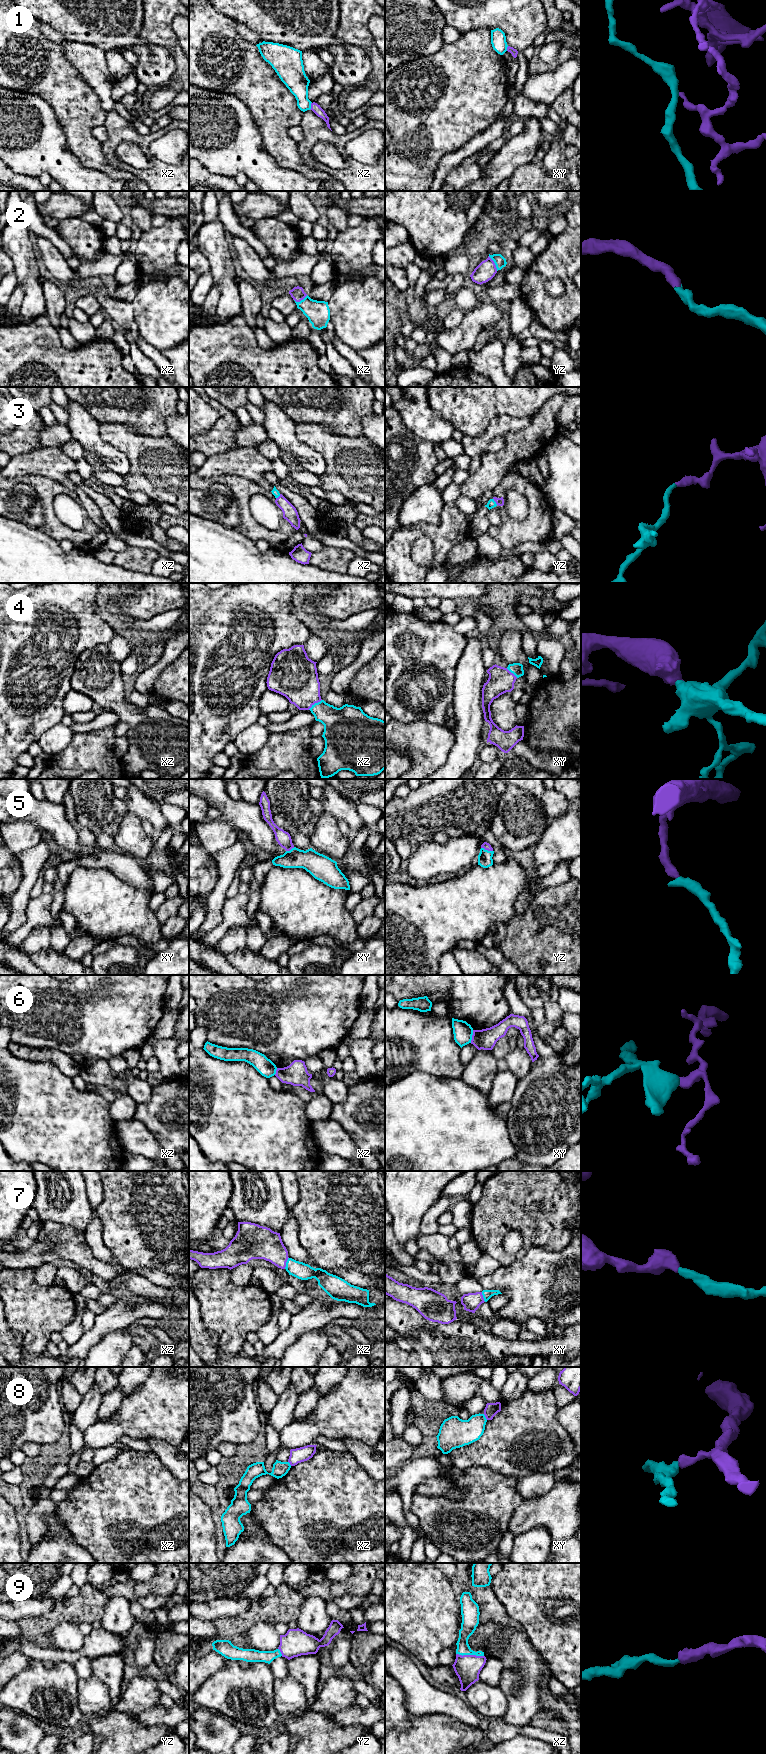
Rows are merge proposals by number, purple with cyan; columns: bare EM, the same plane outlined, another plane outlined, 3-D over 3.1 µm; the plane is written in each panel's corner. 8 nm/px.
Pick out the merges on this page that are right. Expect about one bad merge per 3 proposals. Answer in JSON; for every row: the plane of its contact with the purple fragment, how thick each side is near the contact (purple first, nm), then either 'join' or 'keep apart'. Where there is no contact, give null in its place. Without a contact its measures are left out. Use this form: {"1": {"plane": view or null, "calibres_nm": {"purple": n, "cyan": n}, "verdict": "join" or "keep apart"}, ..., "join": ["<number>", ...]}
{"1": {"plane": "xz", "calibres_nm": {"purple": 70, "cyan": 180}, "verdict": "keep apart"}, "2": {"plane": "yz", "calibres_nm": {"purple": 160, "cyan": 90}, "verdict": "join"}, "3": {"plane": "yz", "calibres_nm": {"purple": 60, "cyan": 70}, "verdict": "join"}, "4": {"plane": "xz", "calibres_nm": {"purple": 340, "cyan": 240}, "verdict": "join"}, "5": {"plane": "yz", "calibres_nm": {"purple": 60, "cyan": 120}, "verdict": "join"}, "6": {"plane": "xy", "calibres_nm": {"purple": 170, "cyan": 150}, "verdict": "keep apart"}, "7": {"plane": "xz", "calibres_nm": {"purple": 260, "cyan": 140}, "verdict": "join"}, "8": {"plane": "xy", "calibres_nm": {"purple": 110, "cyan": 220}, "verdict": "keep apart"}, "9": {"plane": "xz", "calibres_nm": {"purple": 200, "cyan": 120}, "verdict": "join"}, "join": ["2", "3", "4", "5", "7", "9"]}

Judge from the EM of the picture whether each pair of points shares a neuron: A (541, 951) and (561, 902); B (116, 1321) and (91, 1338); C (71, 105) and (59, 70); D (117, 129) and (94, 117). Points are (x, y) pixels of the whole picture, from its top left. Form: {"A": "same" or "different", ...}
{"A": "same", "B": "same", "C": "same", "D": "different"}

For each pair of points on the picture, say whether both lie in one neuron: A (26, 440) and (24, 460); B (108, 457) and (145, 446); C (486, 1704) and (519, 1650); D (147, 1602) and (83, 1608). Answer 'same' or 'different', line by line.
A: different
B: different
C: different
D: different

